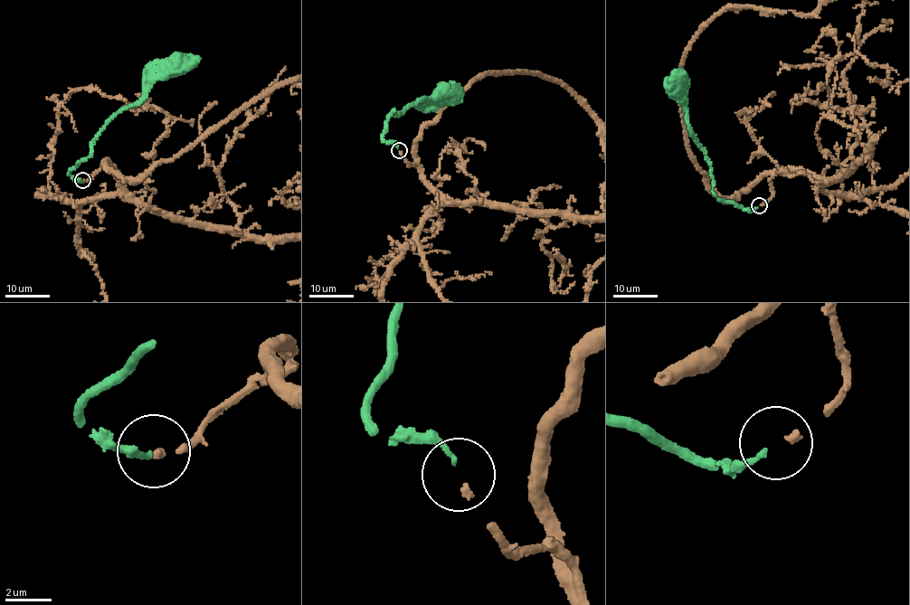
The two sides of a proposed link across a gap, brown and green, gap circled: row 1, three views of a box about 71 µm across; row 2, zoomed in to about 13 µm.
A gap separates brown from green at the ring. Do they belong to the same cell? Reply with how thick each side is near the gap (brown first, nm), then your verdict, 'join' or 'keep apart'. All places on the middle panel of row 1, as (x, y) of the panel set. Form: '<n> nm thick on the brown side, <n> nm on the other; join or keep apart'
240 nm thick on the brown side, 200 nm on the other; join

